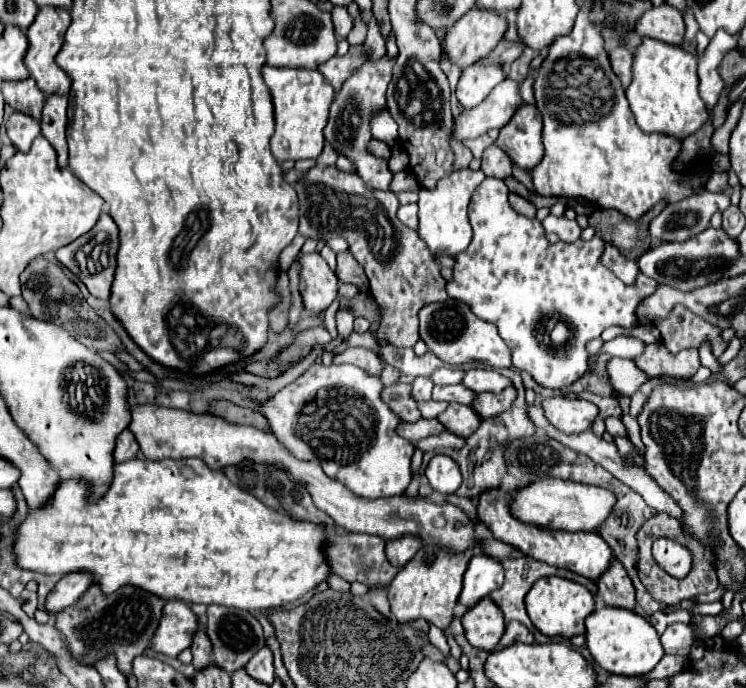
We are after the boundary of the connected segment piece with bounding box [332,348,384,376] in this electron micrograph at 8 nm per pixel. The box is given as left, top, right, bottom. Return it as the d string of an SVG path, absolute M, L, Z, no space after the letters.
M346 348L344 352L336 354L332 362L334 362L334 364L342 364L342 362L354 364L354 366L366 370L366 372L372 374L372 376L380 376L382 370L384 370L380 358L376 358L374 352L370 352L370 350L366 350L366 348Z

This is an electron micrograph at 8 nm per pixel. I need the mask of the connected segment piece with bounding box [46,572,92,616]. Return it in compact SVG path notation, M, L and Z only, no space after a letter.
M74 572L74 574L62 576L46 598L46 612L50 616L56 616L66 606L72 606L78 600L78 596L92 584L90 578L92 576L86 572Z

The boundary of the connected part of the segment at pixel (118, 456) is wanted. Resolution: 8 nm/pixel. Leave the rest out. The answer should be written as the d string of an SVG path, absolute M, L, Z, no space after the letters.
M124 430L124 432L118 436L118 440L116 440L116 448L114 448L114 452L112 452L114 462L118 464L118 462L132 460L132 458L136 456L138 450L140 450L140 448L138 448L138 442L136 442L134 434L132 434L130 430Z

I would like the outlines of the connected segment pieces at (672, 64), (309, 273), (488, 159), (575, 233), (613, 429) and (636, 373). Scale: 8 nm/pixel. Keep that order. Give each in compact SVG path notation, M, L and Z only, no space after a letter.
M644 38L644 42L634 52L634 76L626 90L630 108L642 132L658 132L676 140L684 140L704 126L708 112L704 100L698 94L696 64L696 56L682 46L670 46Z
M300 254L300 292L304 308L312 314L322 314L338 296L338 276L324 258L316 254Z
M490 146L482 156L482 172L486 176L506 180L512 176L512 162L504 150L498 150L498 146Z
M550 214L542 224L548 232L556 232L560 236L560 240L564 240L564 242L576 242L582 234L582 228L578 226L578 222L568 220L568 218L556 218Z
M614 416L606 418L606 430L608 430L612 436L616 436L616 434L626 436L626 428L624 428L622 420L620 420L620 418L614 418Z
M612 358L608 362L608 374L610 374L610 382L612 382L614 390L624 396L630 396L644 382L650 380L650 376L644 374L642 370L638 370L632 360L624 360L624 358Z

